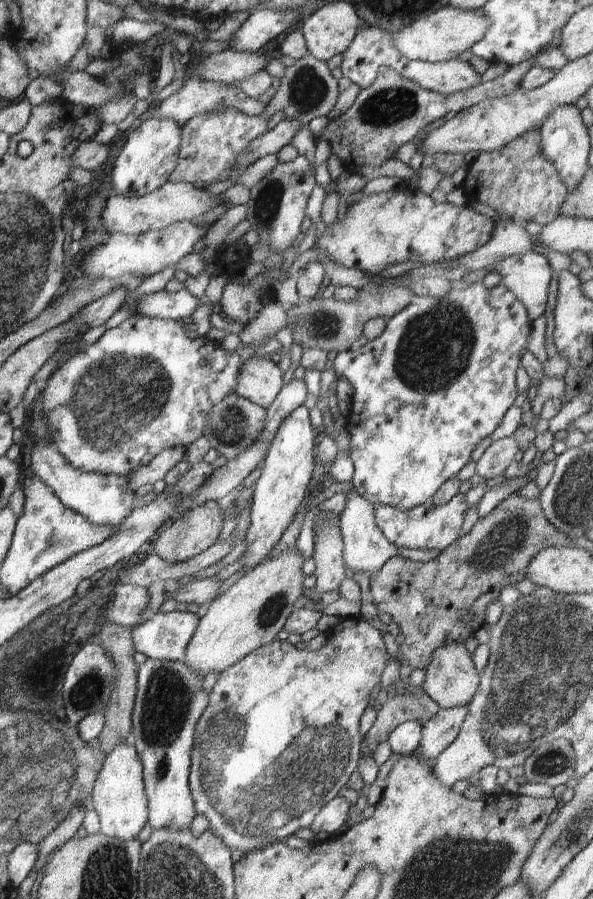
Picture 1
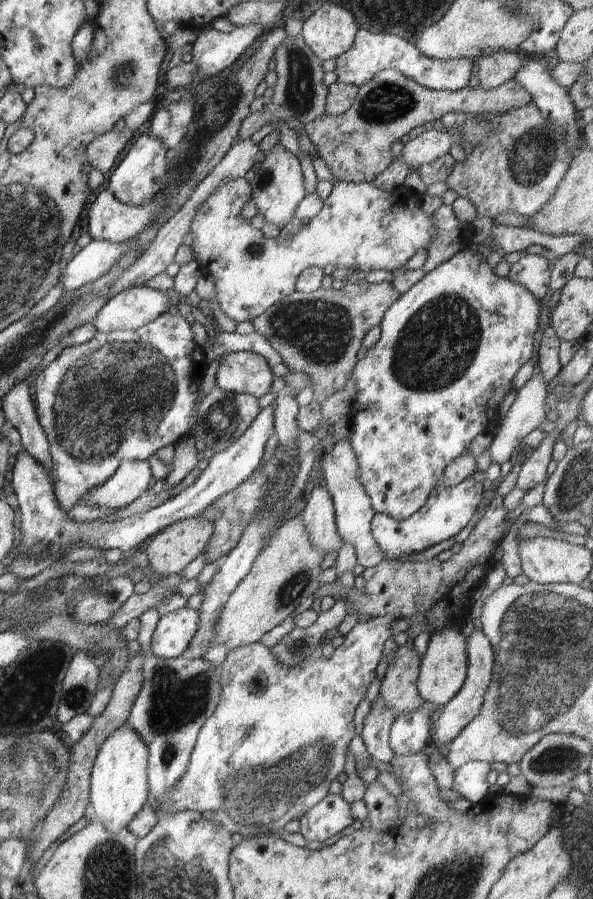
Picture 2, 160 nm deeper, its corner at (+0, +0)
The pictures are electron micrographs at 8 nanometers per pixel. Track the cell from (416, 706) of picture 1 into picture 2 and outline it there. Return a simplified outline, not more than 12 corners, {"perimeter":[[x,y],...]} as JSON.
{"perimeter":[[407,642],[386,668],[379,694],[395,716],[426,703],[421,658]]}

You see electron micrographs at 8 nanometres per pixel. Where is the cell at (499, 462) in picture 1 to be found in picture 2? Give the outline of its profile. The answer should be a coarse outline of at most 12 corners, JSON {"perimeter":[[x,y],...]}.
{"perimeter":[[542,372],[516,400],[488,448],[493,463],[513,459],[522,438],[547,420]]}

